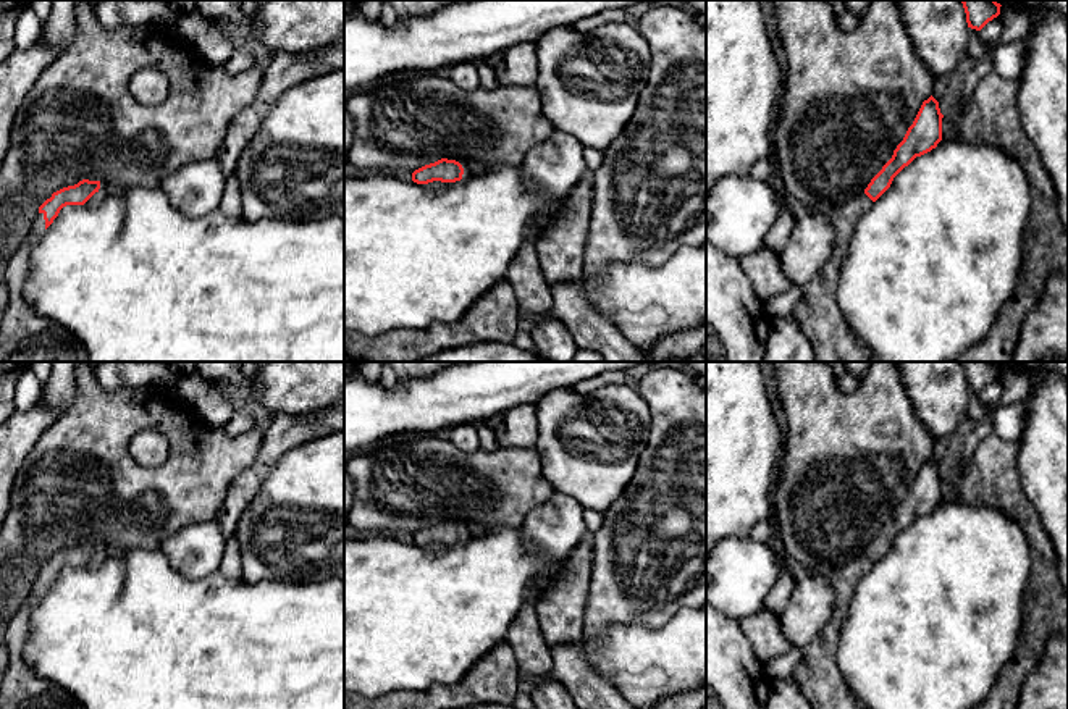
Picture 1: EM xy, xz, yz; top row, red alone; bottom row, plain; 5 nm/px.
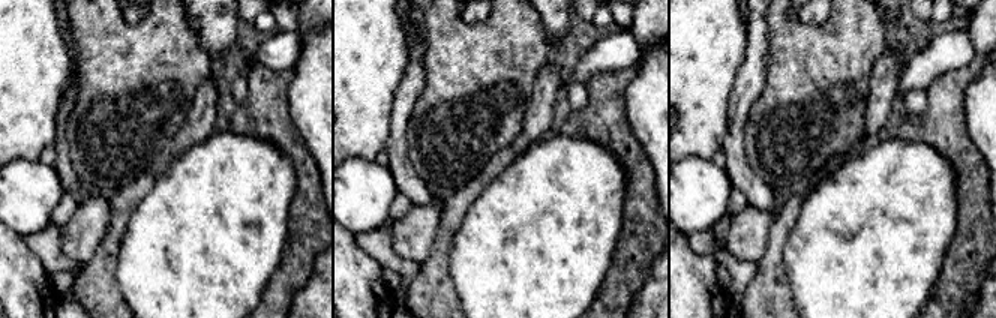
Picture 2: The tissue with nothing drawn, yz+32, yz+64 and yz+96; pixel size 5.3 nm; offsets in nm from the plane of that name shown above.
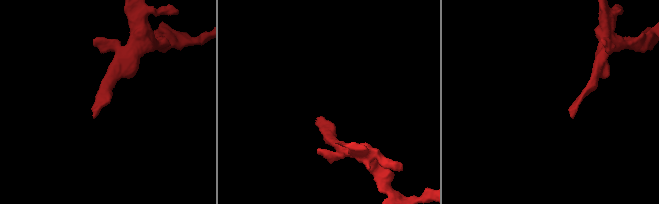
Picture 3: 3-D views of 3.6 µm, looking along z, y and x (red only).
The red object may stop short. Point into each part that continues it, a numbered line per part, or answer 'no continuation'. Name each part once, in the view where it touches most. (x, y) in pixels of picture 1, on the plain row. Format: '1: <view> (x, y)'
1: xy (100, 557)

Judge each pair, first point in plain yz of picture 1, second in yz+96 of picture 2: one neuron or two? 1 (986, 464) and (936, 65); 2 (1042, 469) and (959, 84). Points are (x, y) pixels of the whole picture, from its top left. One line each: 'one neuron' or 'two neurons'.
1: two neurons
2: two neurons

